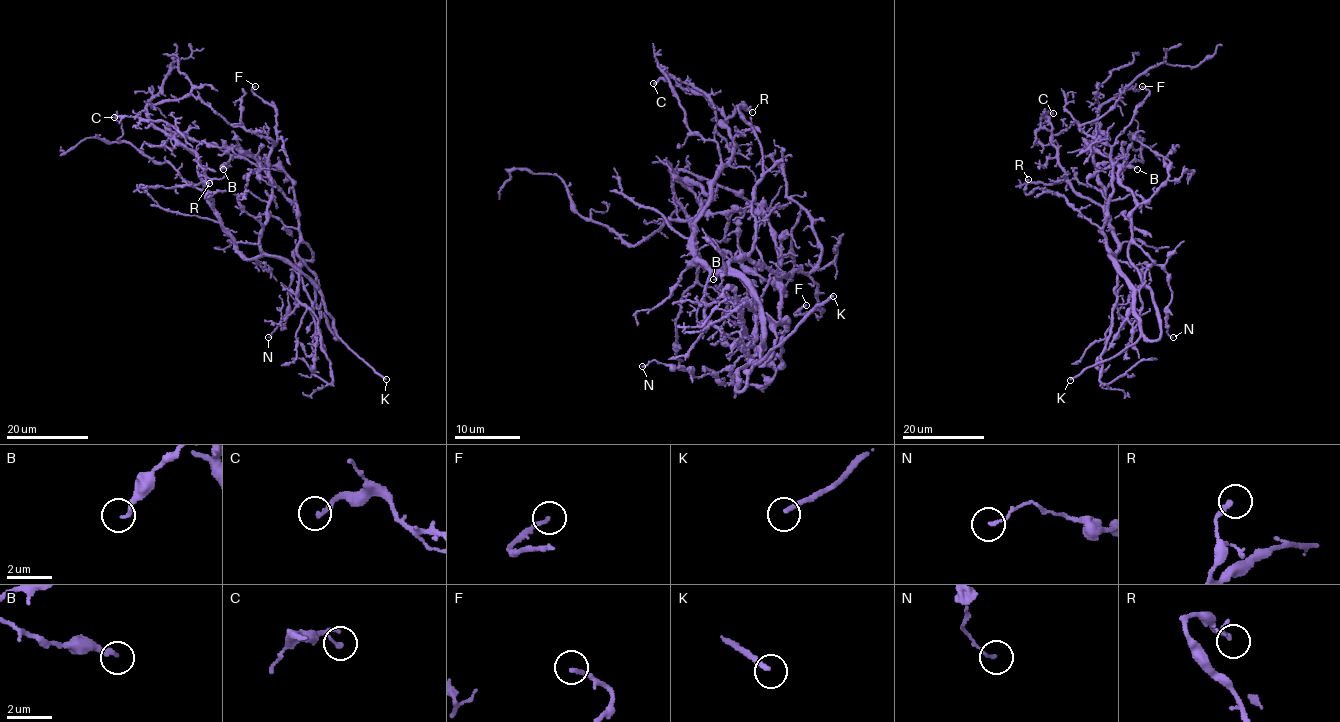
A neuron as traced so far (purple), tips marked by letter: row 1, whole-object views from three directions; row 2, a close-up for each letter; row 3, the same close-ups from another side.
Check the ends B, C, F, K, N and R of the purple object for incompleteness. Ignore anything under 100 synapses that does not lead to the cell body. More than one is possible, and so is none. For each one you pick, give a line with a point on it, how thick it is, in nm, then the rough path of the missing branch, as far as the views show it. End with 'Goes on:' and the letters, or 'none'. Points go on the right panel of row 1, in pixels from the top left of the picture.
K: at (1070, 380); 220 nm thick; missing branch runs (1070, 380), (1044, 386), (1017, 387), (958, 381)
Goes on: K

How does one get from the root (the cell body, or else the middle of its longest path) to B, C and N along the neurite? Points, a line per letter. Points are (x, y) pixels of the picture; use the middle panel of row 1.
B: (760, 349), (748, 355), (740, 332), (767, 360), (789, 324), (780, 281), (748, 272), (740, 249), (713, 279)
C: (760, 349), (765, 321), (747, 286), (689, 262), (696, 218), (736, 147), (727, 122), (672, 78), (653, 83)
N: (760, 349), (744, 352), (741, 330), (745, 356), (718, 373), (692, 377), (654, 360), (642, 366)

